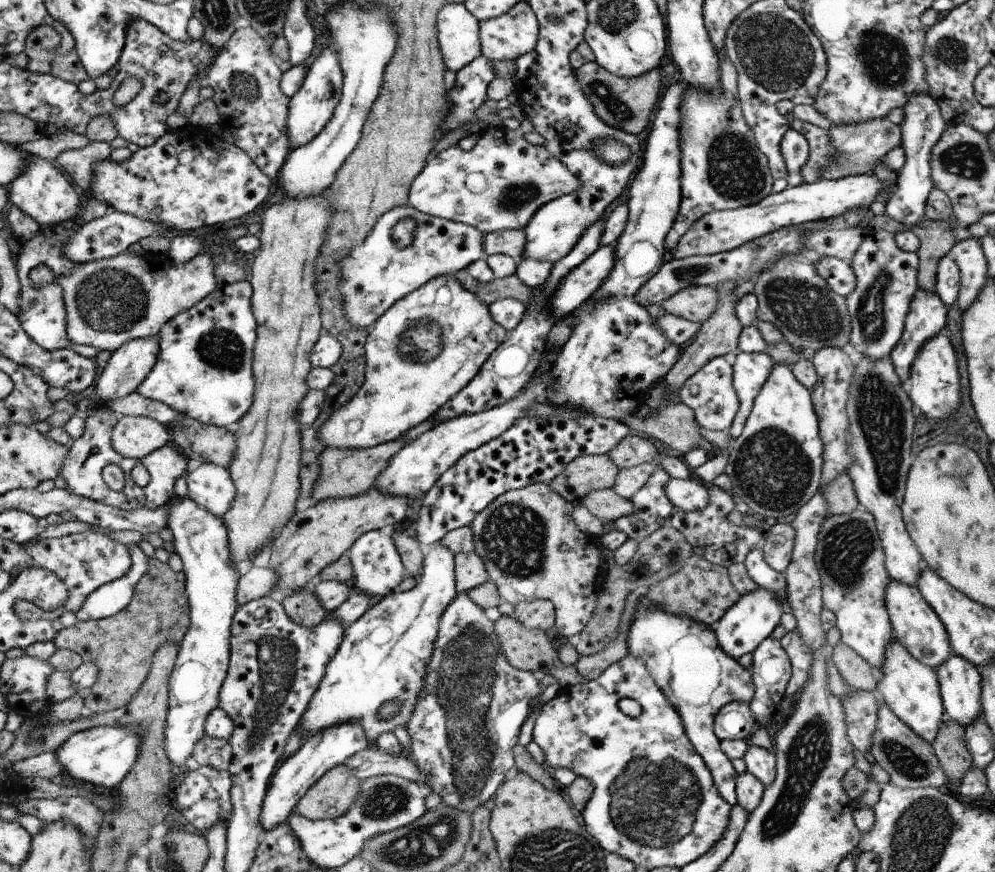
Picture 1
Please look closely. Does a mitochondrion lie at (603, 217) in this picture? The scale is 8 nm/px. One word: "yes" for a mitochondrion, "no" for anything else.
no

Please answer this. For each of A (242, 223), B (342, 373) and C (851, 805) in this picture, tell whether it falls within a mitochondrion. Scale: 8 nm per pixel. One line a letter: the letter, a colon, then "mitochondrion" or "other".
A: other
B: other
C: other

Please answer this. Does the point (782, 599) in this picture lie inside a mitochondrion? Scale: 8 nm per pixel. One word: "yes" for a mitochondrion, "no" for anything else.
no

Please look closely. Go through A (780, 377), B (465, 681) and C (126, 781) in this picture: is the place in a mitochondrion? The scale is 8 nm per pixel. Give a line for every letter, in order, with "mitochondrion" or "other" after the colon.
A: other
B: mitochondrion
C: other

